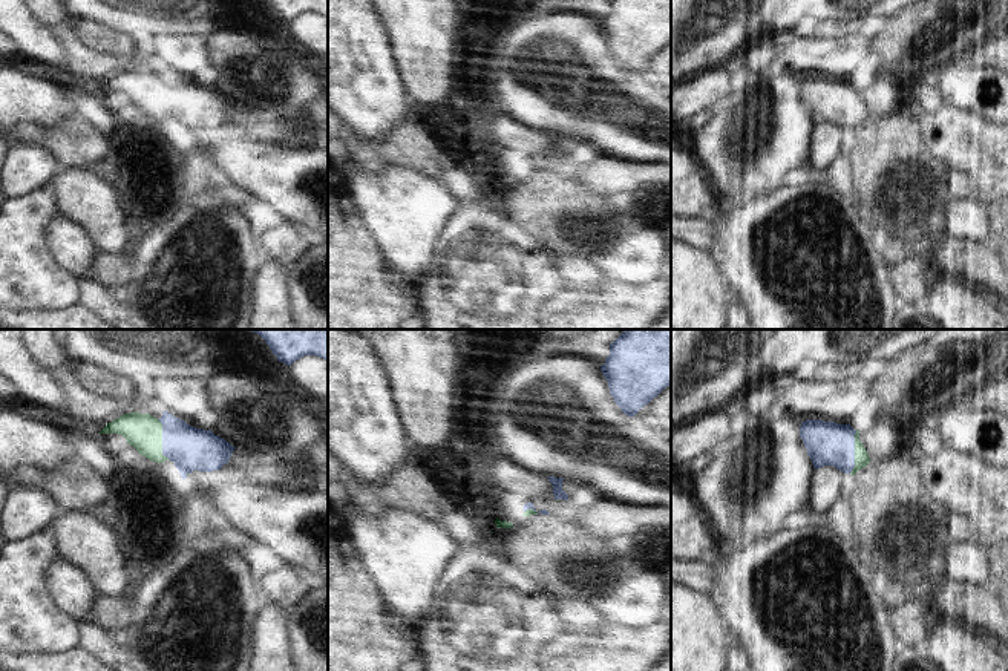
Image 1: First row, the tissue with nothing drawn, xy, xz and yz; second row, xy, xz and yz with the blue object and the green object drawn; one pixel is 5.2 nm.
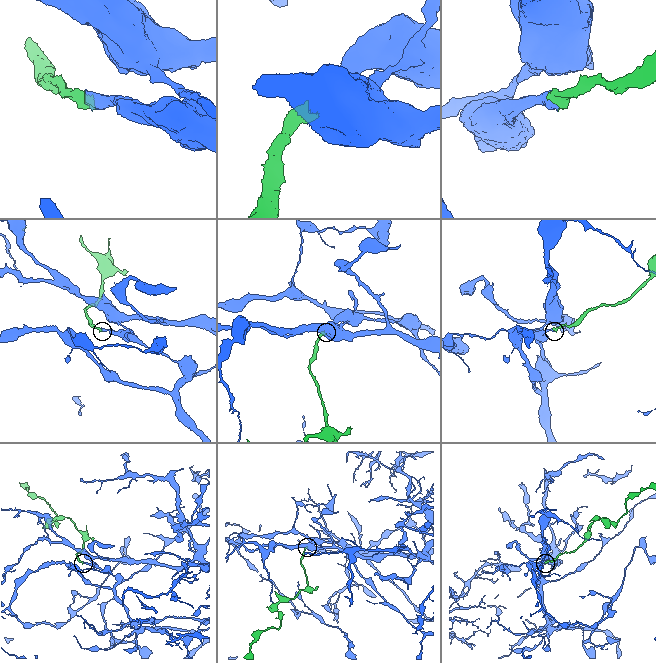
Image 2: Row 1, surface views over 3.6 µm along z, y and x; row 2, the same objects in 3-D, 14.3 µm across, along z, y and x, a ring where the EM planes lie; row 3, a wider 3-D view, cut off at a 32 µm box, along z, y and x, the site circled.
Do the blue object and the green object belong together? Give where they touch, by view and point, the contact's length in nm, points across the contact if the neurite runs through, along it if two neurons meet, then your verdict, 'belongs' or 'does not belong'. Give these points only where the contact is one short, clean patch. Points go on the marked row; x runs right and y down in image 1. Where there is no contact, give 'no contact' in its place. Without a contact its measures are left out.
contact yz (854, 452); length 220 nm; way yz (828, 443), (854, 452), (861, 457); belongs

